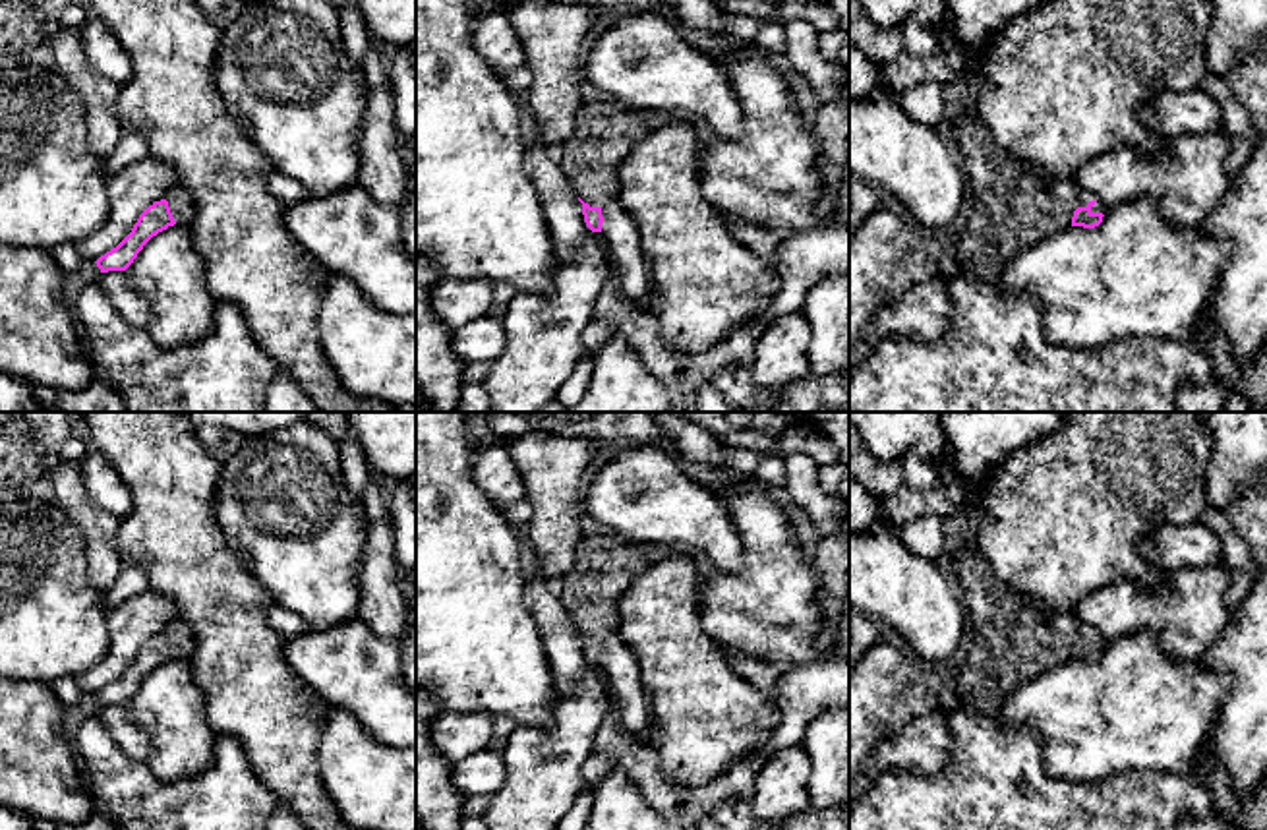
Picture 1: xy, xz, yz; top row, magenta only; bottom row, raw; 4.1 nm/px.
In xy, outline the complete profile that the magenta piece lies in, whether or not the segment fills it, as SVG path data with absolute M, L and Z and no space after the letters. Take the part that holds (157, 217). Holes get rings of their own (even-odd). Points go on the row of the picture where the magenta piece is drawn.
M174 186L168 195L149 205L133 224L132 232L110 252L101 255L95 263L101 273L126 271L143 246L174 224L190 224L193 219L193 201L190 193Z

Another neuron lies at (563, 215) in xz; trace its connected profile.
M516 91L513 97L518 104L520 135L526 149L522 168L536 188L557 259L573 259L586 240L607 244L602 232L592 232L586 226L576 192L565 178L561 166L542 149L538 122L530 114L524 93Z

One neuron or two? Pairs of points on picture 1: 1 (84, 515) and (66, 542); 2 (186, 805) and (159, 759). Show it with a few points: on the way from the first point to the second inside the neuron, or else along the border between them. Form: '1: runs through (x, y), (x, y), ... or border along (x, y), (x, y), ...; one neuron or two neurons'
1: border along (53, 500), (82, 534), (88, 573); two neurons
2: border along (144, 761), (163, 780), (202, 774), (213, 763); two neurons

